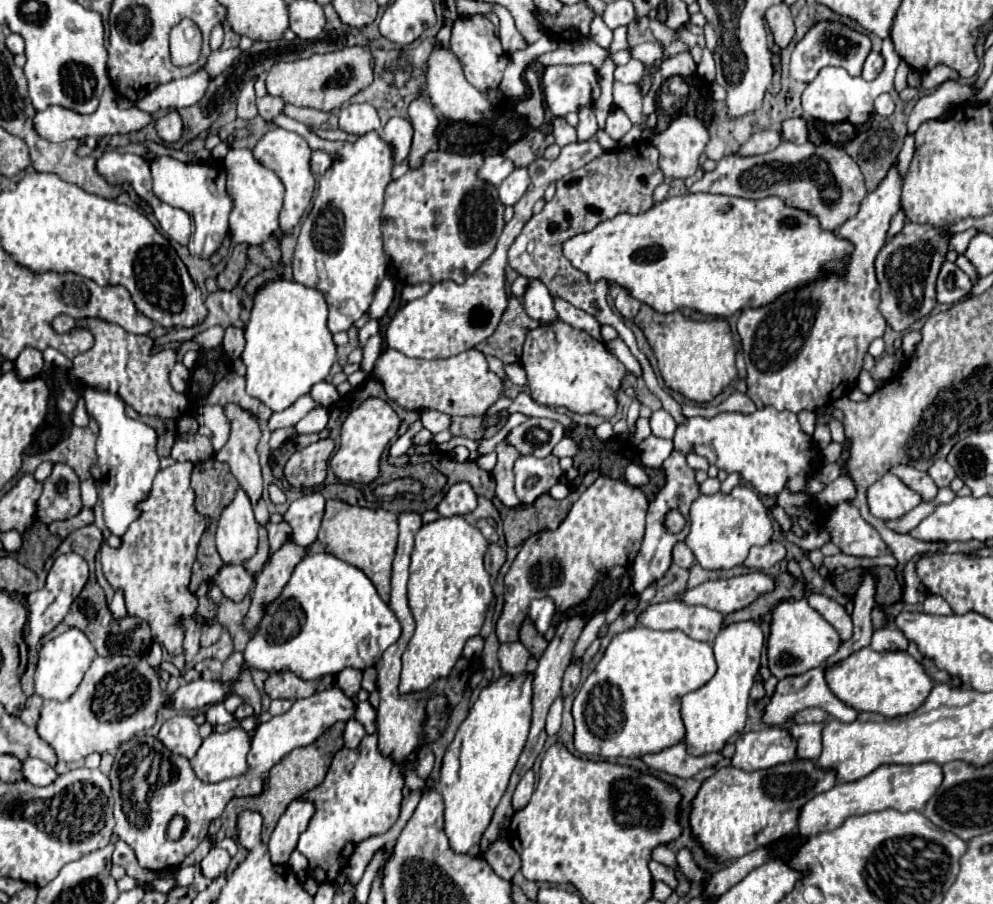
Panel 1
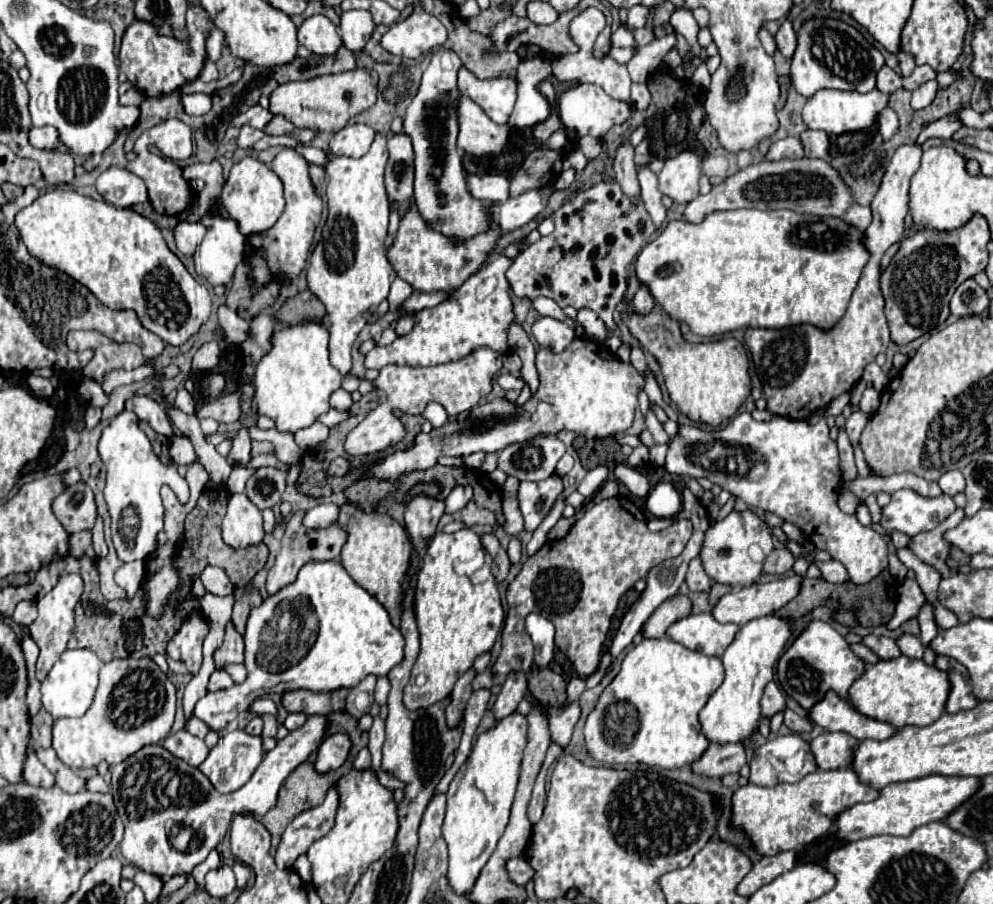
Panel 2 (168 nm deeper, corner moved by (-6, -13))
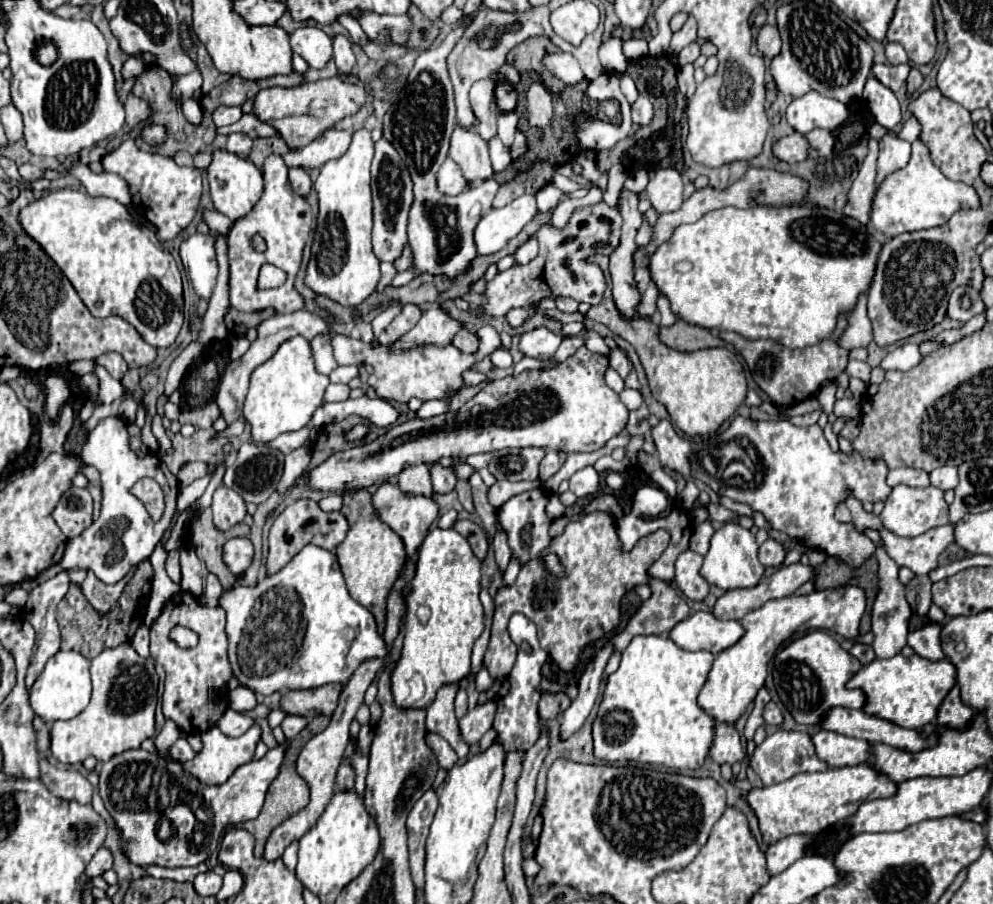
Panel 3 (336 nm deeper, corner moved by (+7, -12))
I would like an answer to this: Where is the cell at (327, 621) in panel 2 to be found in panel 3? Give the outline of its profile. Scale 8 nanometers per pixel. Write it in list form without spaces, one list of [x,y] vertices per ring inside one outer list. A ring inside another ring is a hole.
[[[307,544],[281,572],[267,576],[257,586],[239,586],[223,592],[219,606],[227,612],[229,662],[233,674],[241,686],[263,696],[283,690],[319,688],[331,682],[347,684],[365,660],[387,656],[387,644],[377,632],[373,614],[349,596],[335,554],[313,544]]]

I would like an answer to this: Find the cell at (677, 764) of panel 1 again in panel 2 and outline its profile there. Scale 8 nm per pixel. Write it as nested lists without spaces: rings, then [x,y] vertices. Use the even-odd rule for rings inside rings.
[[[712,743],[708,751],[692,763],[692,771],[706,777],[724,777],[738,773],[746,765],[746,749],[742,743]]]

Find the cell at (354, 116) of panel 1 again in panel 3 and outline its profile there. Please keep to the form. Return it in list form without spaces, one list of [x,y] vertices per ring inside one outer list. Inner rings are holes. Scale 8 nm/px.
[[[329,128],[319,138],[315,138],[309,146],[287,152],[283,156],[287,166],[301,166],[301,168],[321,168],[327,160],[341,158],[351,144],[351,134],[347,130]]]

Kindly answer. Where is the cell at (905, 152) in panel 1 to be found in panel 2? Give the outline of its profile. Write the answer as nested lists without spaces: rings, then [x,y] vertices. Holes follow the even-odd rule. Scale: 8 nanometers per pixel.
[[[950,113],[950,115],[946,115],[946,117],[942,117],[942,119],[938,119],[938,121],[930,123],[930,125],[920,133],[918,143],[926,141],[926,139],[930,139],[930,137],[950,139],[950,137],[952,137],[952,133],[954,133],[954,131],[958,131],[960,127],[962,127],[960,119],[958,119],[954,113]]]

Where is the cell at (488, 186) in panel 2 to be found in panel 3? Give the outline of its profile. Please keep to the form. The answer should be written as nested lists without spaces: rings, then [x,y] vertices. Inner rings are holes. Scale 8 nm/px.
[[[447,158],[441,170],[437,172],[437,186],[447,196],[457,196],[469,190],[469,184],[465,184],[463,172],[457,168],[457,164],[451,158]]]

